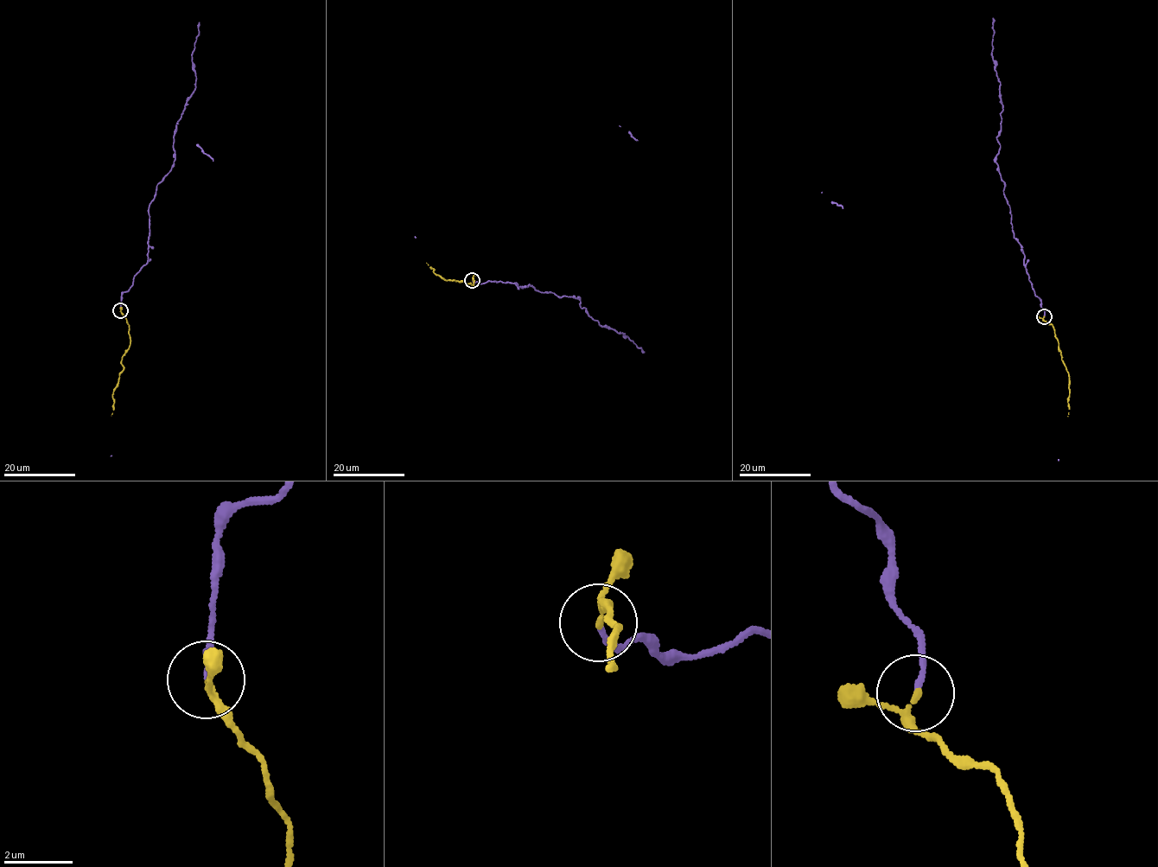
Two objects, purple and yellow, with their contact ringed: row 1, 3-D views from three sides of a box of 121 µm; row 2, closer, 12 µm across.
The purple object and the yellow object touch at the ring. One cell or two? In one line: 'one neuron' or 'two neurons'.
one neuron

